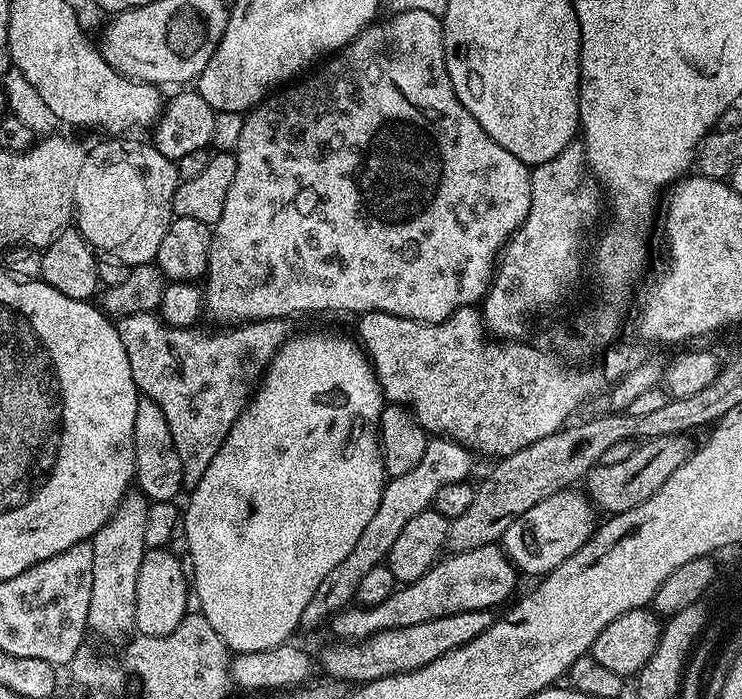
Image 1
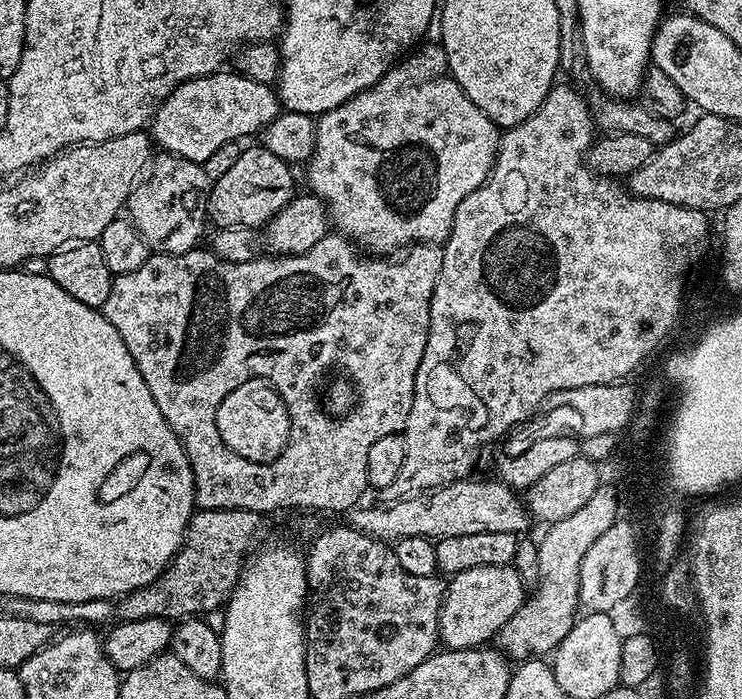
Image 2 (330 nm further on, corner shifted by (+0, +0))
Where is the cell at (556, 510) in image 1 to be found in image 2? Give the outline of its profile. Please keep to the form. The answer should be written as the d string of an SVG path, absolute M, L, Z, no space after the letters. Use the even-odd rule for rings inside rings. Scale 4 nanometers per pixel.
M503 564L502 566L478 566L474 570L462 570L461 572L455 573L455 575L447 581L444 589L444 601L440 607L439 643L443 645L444 648L478 648L487 645L489 641L495 637L496 632L500 630L502 626L506 626L506 622L510 622L510 618L514 618L514 614L520 609L526 599L526 588L524 592L524 580L515 572L514 569L515 567L513 567L512 564Z

